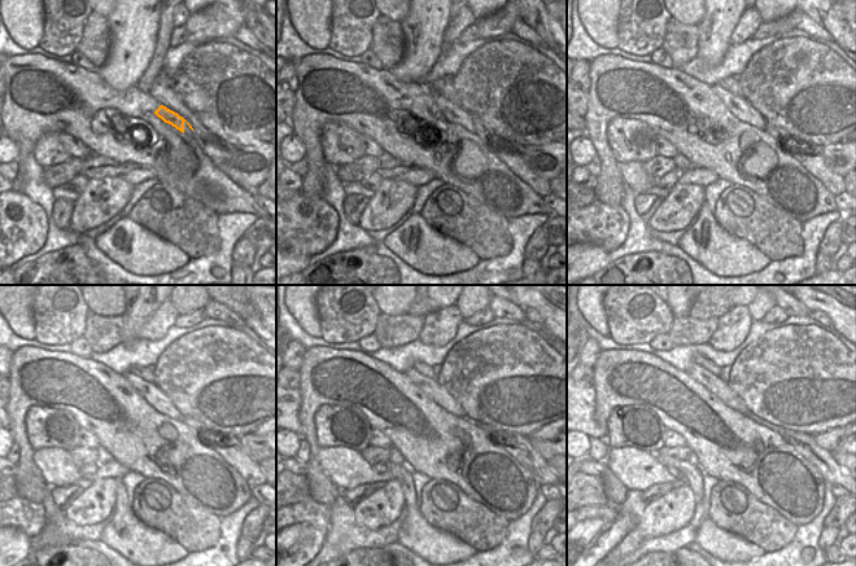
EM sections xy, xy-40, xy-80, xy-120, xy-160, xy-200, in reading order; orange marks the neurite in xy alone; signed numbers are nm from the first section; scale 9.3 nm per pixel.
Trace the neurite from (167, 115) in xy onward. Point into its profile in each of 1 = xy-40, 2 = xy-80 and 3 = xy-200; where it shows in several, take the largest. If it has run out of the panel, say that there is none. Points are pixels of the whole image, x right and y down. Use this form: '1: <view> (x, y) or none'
1: xy-40 (453, 113)
2: xy-80 (739, 108)
3: xy-200 (713, 384)

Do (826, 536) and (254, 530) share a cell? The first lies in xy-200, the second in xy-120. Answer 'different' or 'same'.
different

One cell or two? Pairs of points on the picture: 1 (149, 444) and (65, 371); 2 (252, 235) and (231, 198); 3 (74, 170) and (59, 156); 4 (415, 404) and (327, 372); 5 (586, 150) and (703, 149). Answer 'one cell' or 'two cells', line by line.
1: one cell
2: two cells
3: two cells
4: one cell
5: two cells

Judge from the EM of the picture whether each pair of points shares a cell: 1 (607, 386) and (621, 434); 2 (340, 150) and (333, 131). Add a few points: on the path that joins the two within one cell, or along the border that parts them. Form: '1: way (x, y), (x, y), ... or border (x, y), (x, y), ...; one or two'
1: border (643, 404), (618, 406), (611, 412), (605, 429); two
2: way (340, 145), (335, 136); one

